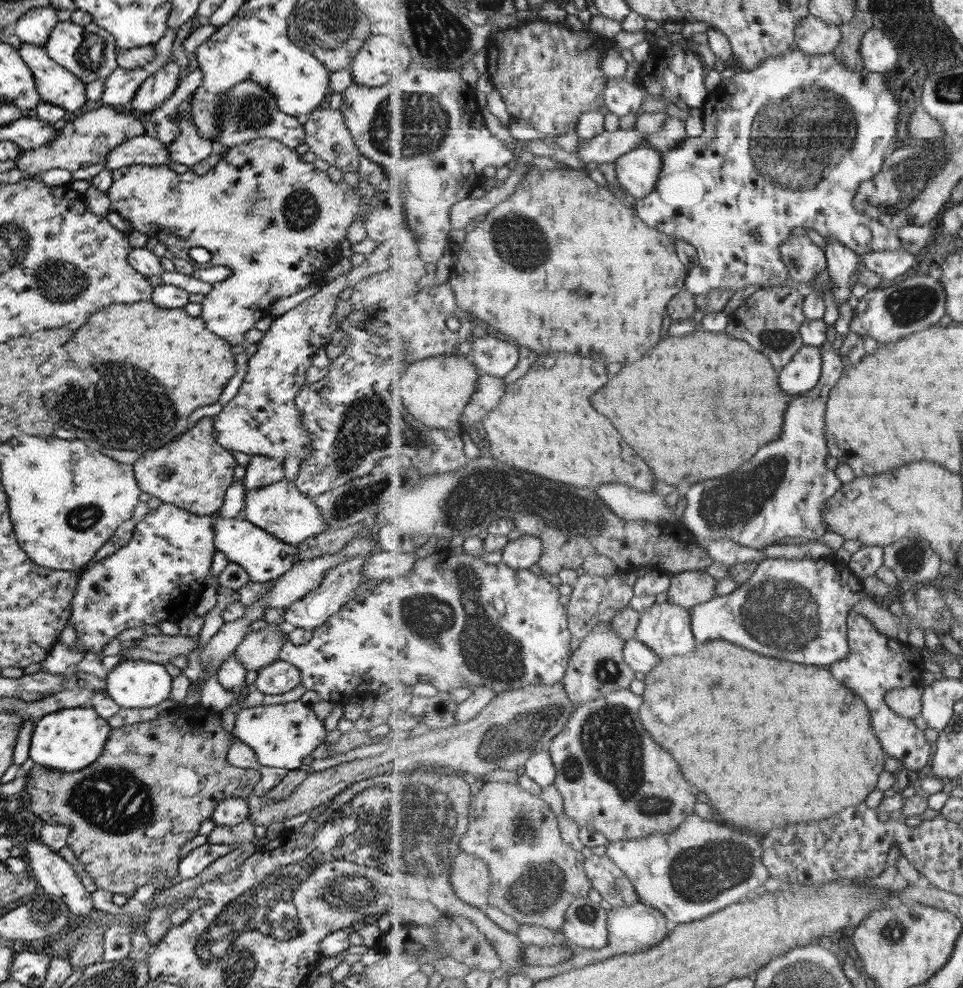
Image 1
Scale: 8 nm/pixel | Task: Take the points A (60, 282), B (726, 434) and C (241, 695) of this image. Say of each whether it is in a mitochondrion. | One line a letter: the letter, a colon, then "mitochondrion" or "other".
A: mitochondrion
B: other
C: other

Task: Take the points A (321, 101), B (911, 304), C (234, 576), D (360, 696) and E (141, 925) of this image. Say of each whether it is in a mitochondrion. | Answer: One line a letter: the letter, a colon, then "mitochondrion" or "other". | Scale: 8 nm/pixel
A: other
B: mitochondrion
C: other
D: other
E: other

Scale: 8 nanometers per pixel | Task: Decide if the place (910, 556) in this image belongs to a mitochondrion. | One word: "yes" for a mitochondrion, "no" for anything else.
yes

